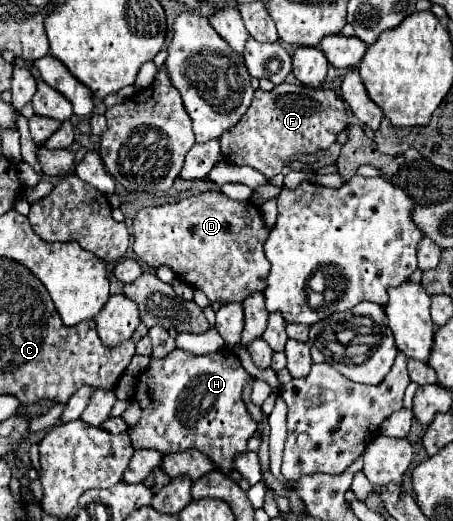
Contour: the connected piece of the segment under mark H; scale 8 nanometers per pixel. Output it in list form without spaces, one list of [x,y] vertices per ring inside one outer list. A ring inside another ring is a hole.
[[[174,348],[166,358],[150,358],[148,368],[138,376],[134,388],[134,400],[142,408],[142,418],[138,420],[138,424],[128,428],[134,448],[152,448],[162,454],[196,448],[204,452],[220,472],[230,474],[234,470],[234,458],[248,452],[248,438],[258,428],[246,404],[242,402],[242,388],[250,380],[250,374],[246,374],[246,370],[228,350],[194,356],[186,350]]]

